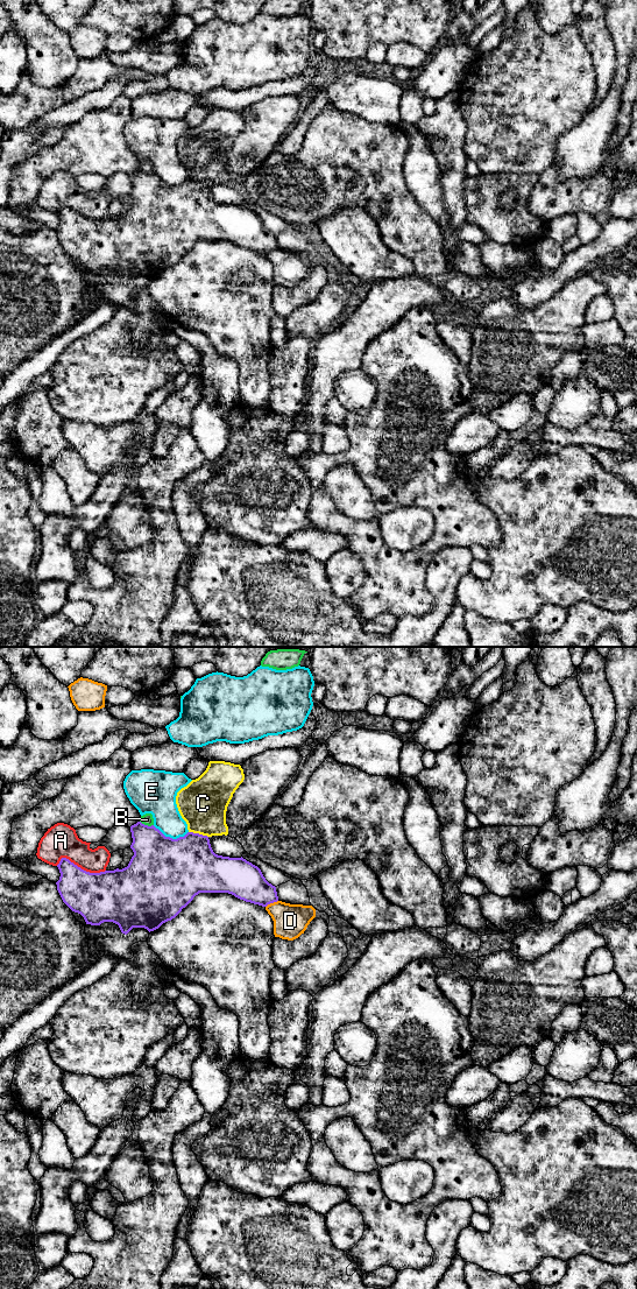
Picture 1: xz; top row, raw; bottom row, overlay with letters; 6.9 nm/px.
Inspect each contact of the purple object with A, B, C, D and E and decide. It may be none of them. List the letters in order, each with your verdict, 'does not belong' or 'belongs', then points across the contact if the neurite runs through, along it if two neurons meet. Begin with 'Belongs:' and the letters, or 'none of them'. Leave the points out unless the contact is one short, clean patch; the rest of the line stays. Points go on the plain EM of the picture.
Belongs: none of them
A: does not belong
B: does not belong | along xz (140, 168), (147, 173), (153, 173)
C: does not belong
D: does not belong
E: does not belong

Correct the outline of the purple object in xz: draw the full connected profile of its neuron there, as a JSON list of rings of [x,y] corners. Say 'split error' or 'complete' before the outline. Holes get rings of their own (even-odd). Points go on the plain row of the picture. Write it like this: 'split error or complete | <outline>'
complete | [[[141,169],[132,172],[130,179],[134,203],[122,217],[90,220],[66,205],[57,212],[61,220],[57,238],[63,249],[80,261],[86,272],[113,269],[125,282],[133,275],[144,275],[150,280],[175,266],[199,240],[228,240],[262,254],[278,248],[276,234],[266,227],[257,213],[242,204],[215,202],[207,183],[187,179],[172,186],[154,172]]]

